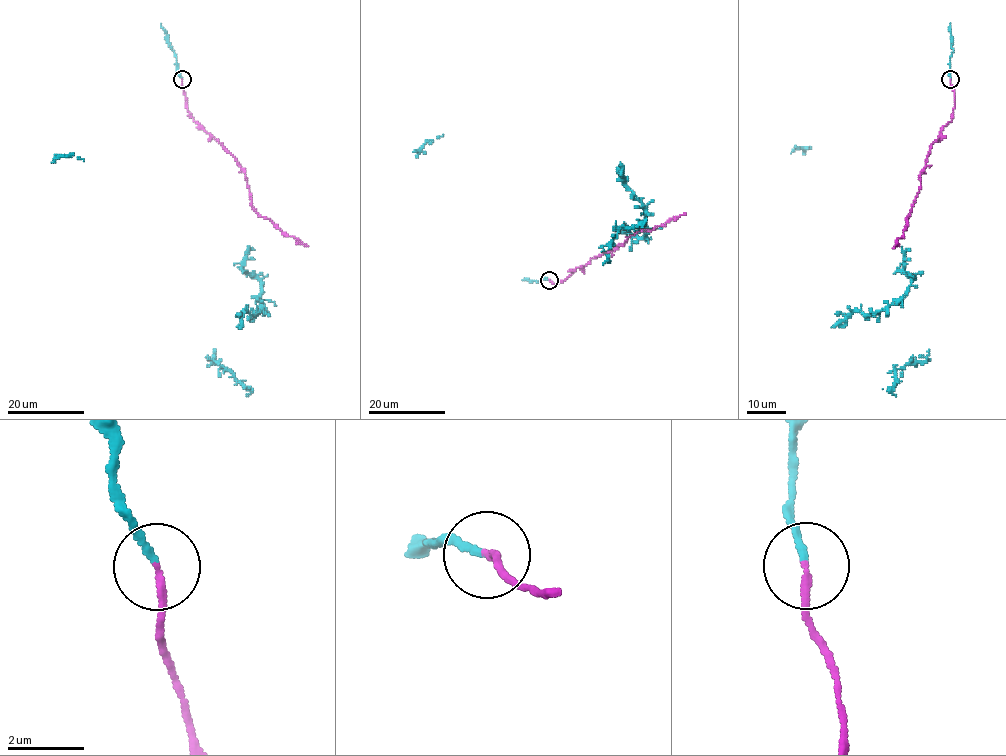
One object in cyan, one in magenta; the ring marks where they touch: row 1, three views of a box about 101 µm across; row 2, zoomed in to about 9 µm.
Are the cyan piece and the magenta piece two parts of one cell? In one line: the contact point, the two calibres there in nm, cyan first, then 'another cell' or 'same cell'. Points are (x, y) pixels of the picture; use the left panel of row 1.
at (182, 79); 170 nm thick on the cyan side, 180 nm on the other; same cell

